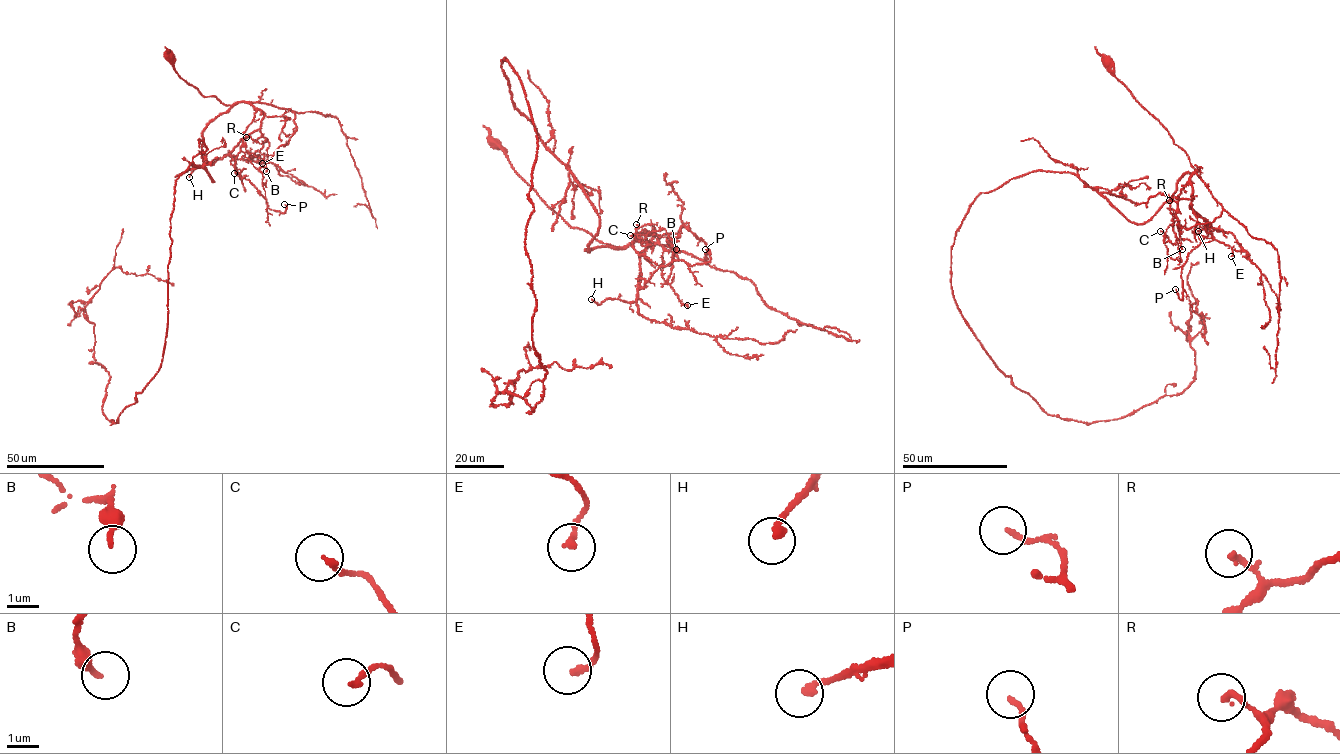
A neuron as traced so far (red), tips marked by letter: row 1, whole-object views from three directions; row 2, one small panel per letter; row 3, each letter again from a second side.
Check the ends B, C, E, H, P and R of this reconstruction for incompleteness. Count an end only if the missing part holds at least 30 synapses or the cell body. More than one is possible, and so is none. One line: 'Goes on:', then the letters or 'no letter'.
Goes on: no letter

